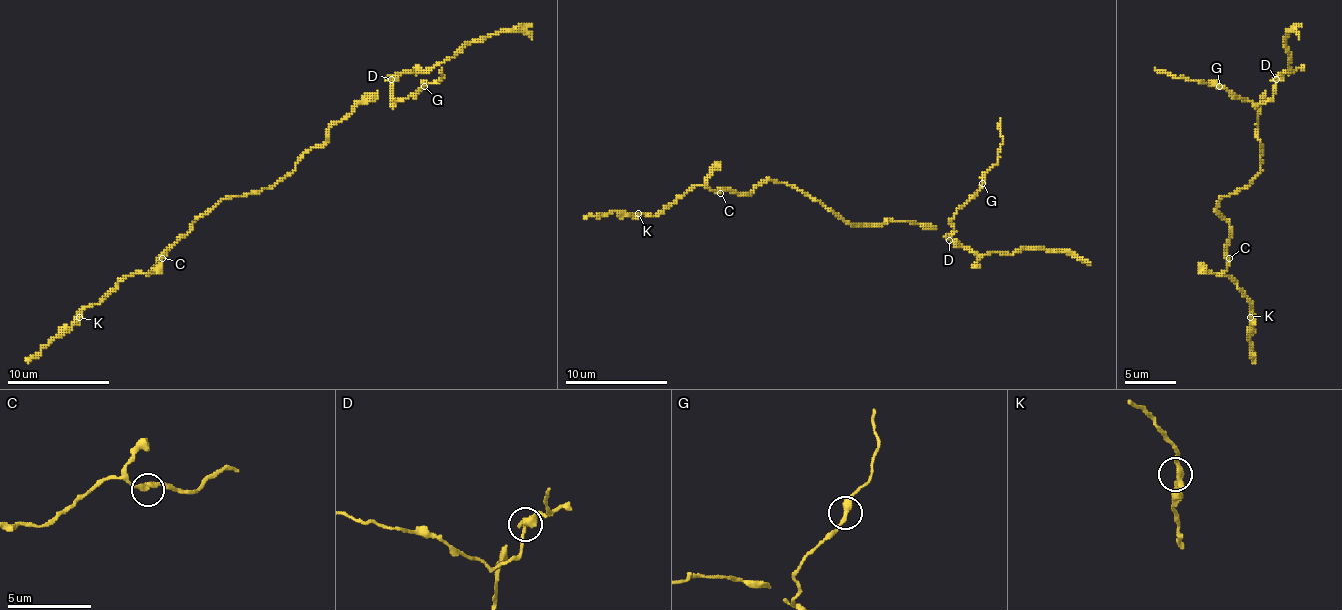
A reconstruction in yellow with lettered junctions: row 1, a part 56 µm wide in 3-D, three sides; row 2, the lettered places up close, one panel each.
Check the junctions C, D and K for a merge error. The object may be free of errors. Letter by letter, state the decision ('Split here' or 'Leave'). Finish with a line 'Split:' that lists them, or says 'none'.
C: Leave
D: Split here
K: Leave
Split: D

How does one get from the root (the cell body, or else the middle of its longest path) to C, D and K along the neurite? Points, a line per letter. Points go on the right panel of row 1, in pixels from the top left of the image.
C: (1255, 178), (1245, 188), (1222, 196), (1217, 206), (1217, 211), (1229, 224), (1227, 247), (1229, 258)
D: (1255, 178), (1260, 170), (1258, 106), (1263, 98), (1260, 104), (1273, 96), (1276, 78)
K: (1255, 178), (1245, 188), (1222, 196), (1217, 206), (1229, 224), (1227, 268), (1222, 273), (1252, 304), (1250, 317)

